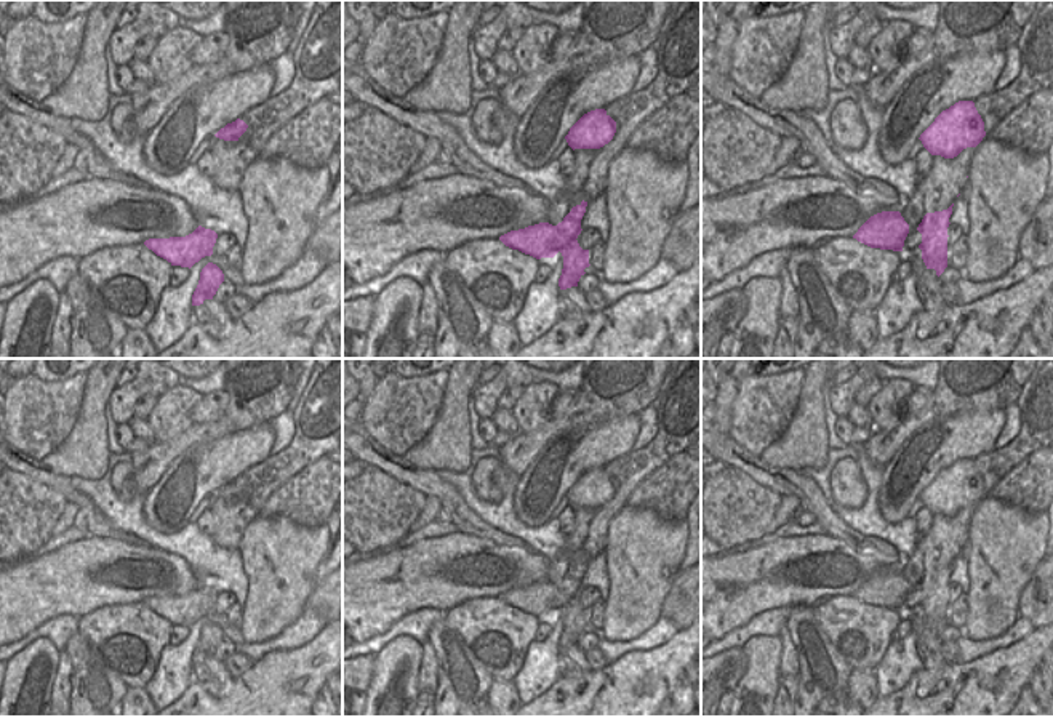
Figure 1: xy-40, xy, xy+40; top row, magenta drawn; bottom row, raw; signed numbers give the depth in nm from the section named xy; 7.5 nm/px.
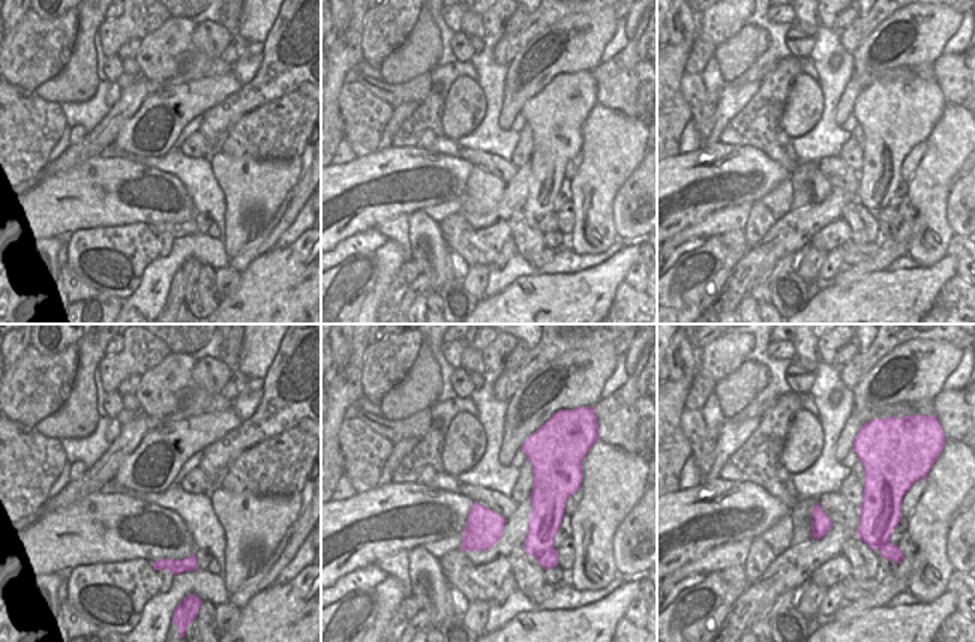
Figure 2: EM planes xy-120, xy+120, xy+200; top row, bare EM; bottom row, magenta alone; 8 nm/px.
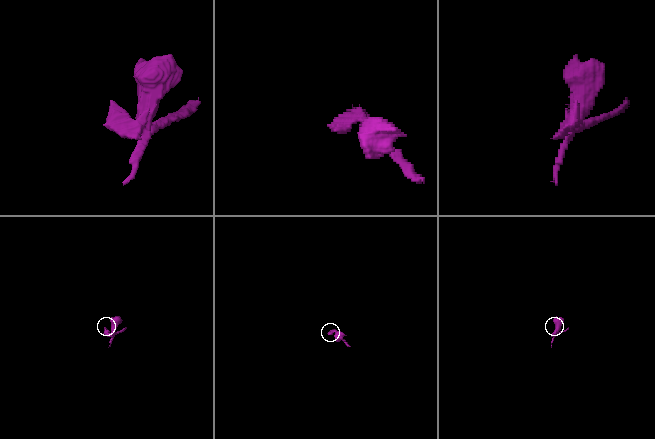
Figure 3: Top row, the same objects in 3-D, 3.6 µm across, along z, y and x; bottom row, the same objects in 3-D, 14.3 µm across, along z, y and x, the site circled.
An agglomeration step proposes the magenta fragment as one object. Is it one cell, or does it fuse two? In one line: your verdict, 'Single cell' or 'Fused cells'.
Fused cells

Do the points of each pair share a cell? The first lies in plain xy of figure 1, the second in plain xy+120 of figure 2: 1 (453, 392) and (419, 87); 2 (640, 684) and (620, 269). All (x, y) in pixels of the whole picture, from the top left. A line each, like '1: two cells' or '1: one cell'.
1: two cells
2: one cell

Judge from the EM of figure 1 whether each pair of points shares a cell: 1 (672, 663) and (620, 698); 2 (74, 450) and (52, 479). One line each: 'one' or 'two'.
1: one
2: two

